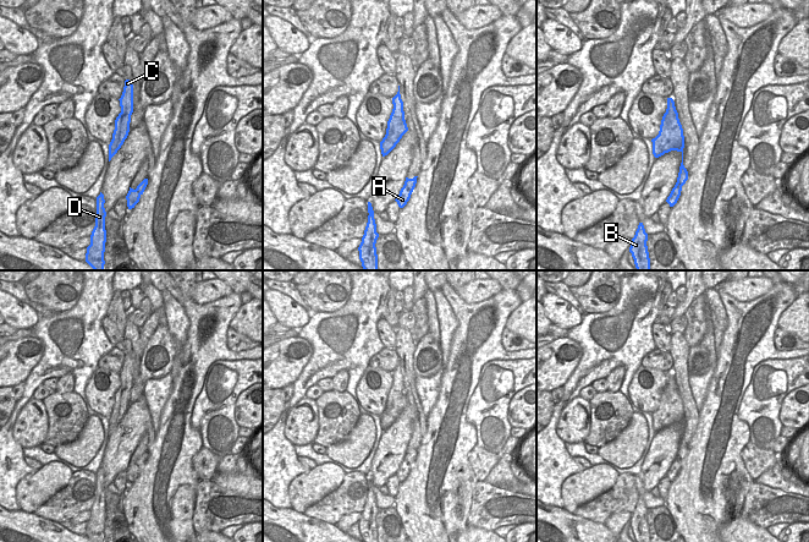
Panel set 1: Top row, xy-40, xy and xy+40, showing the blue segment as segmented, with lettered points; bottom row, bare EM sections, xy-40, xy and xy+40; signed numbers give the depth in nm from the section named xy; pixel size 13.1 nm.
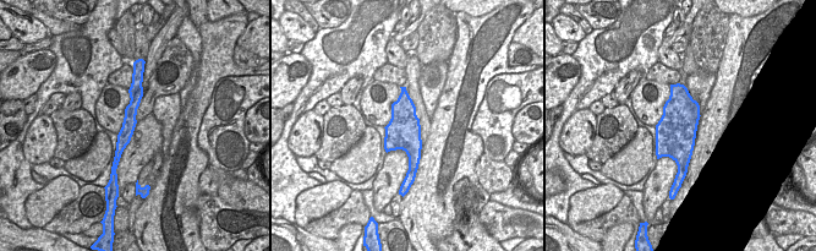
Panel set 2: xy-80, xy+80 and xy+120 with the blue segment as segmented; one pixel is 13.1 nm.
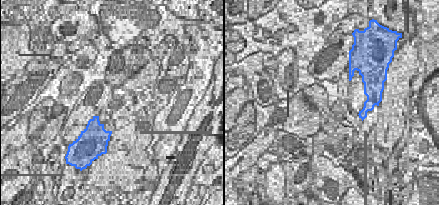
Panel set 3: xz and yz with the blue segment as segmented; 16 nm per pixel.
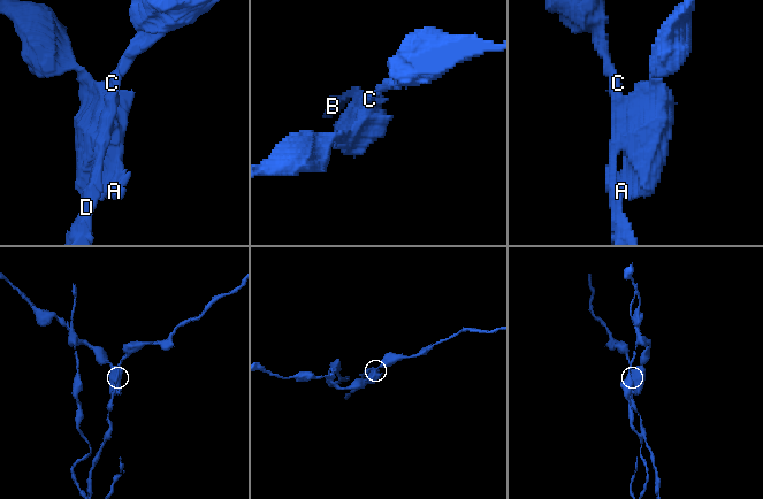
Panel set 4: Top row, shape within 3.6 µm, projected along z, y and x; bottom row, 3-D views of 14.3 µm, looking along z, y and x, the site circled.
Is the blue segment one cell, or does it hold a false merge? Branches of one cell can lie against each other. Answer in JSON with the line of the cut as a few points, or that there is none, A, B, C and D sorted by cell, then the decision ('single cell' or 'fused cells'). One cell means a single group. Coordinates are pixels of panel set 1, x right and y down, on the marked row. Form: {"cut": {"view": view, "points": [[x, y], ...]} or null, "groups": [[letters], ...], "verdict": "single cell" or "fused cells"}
{"cut": {"view": "xy", "points": [[403, 119], [391, 133], [386, 135]]}, "groups": [["A"], ["B", "C", "D"]], "verdict": "fused cells"}

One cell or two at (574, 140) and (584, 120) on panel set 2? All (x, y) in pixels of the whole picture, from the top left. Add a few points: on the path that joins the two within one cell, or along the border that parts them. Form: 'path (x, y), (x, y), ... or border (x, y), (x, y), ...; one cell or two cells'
path (578, 135), (581, 125); one cell

